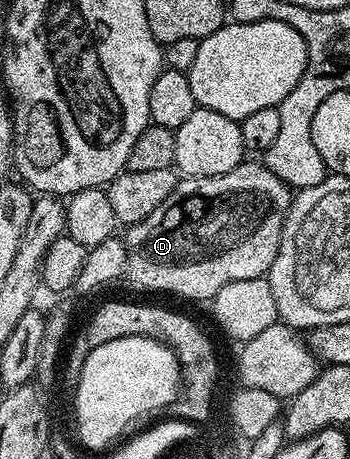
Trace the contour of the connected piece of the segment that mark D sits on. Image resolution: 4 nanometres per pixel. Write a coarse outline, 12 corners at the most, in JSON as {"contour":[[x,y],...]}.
{"contour":[[264,163],[185,177],[124,230],[141,289],[265,277],[294,194]]}

